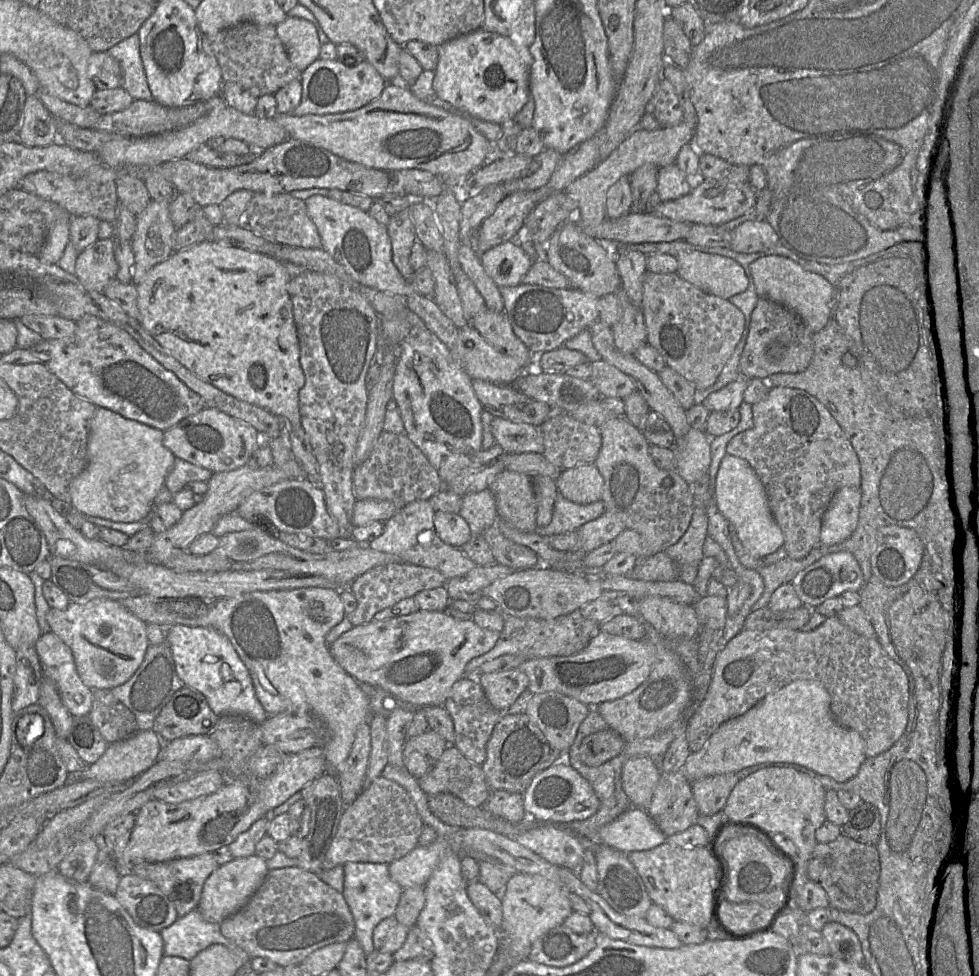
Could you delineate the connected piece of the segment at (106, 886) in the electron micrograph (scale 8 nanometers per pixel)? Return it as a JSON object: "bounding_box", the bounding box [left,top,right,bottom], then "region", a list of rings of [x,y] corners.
{"bounding_box":[87,833,122,895],"region":[[[102,833],[94,838],[98,846],[95,865],[87,879],[94,889],[114,895],[122,873],[118,869],[110,848],[105,843]]]}

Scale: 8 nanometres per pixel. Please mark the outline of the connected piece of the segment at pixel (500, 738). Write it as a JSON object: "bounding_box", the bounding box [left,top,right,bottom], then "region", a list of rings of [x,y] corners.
{"bounding_box":[481,713,564,794],"region":[[[504,713],[486,744],[486,758],[481,768],[491,791],[505,790],[523,794],[539,772],[560,760],[564,760],[563,754],[550,744],[528,715]]]}

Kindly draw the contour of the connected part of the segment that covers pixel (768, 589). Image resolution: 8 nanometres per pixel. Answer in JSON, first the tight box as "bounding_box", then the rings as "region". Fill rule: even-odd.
{"bounding_box":[751,548,828,611],"region":[[[813,548],[802,559],[795,560],[787,556],[774,564],[765,565],[760,569],[753,569],[761,575],[764,581],[764,590],[760,598],[752,605],[751,611],[767,606],[773,592],[779,586],[785,583],[791,583],[800,571],[825,555],[828,555],[827,551],[818,551],[816,548]]]}

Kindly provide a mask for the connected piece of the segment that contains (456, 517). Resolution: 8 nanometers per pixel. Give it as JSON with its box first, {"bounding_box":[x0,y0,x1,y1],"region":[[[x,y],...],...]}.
{"bounding_box":[433,512,471,548],"region":[[[435,512],[433,523],[439,538],[450,546],[461,548],[471,537],[467,521],[458,513]]]}

